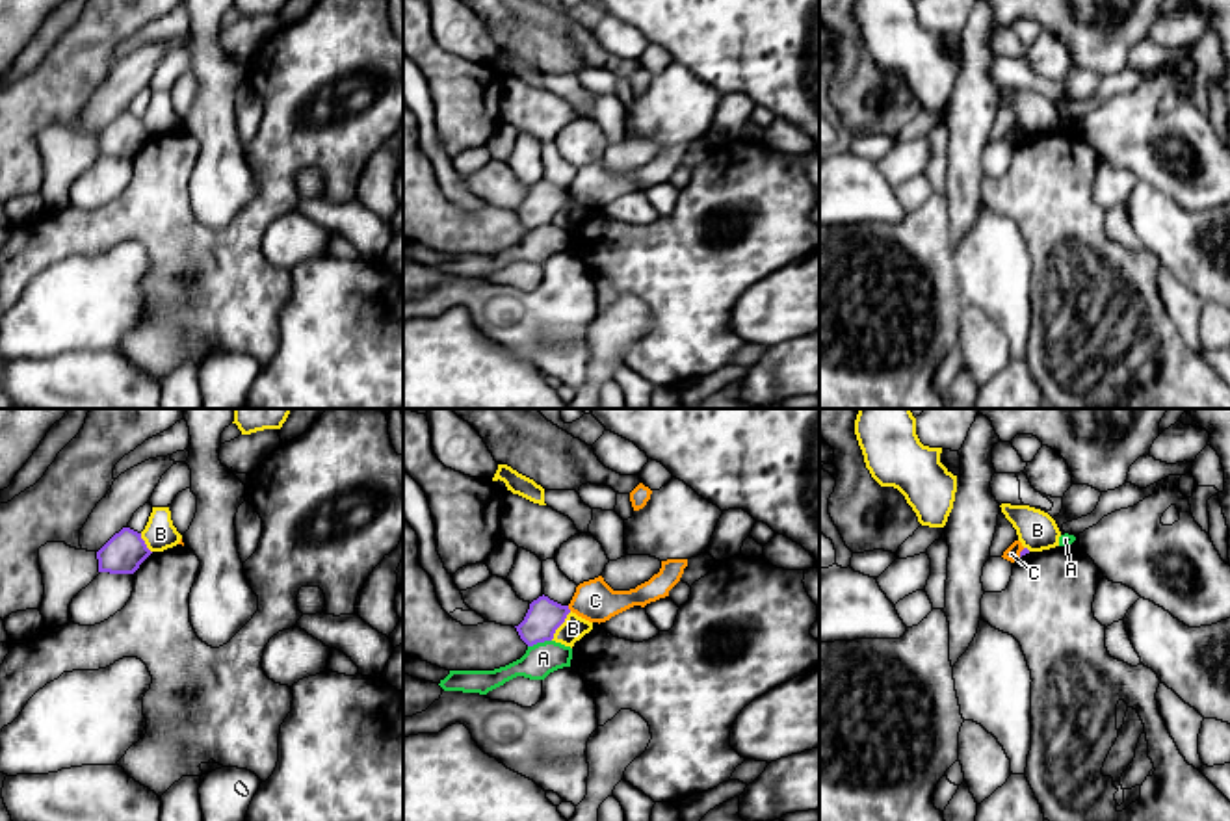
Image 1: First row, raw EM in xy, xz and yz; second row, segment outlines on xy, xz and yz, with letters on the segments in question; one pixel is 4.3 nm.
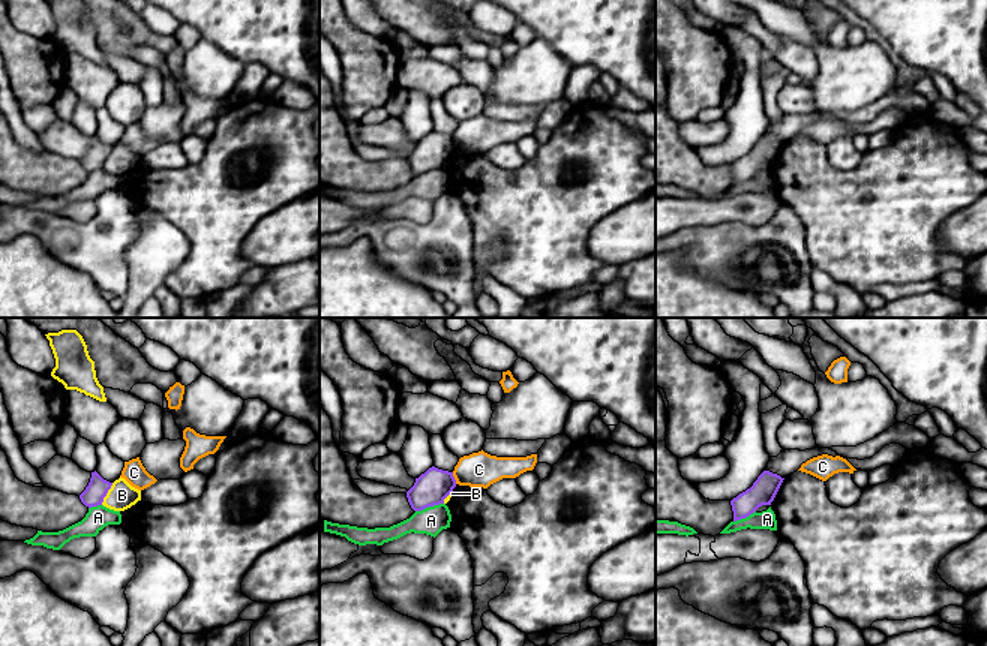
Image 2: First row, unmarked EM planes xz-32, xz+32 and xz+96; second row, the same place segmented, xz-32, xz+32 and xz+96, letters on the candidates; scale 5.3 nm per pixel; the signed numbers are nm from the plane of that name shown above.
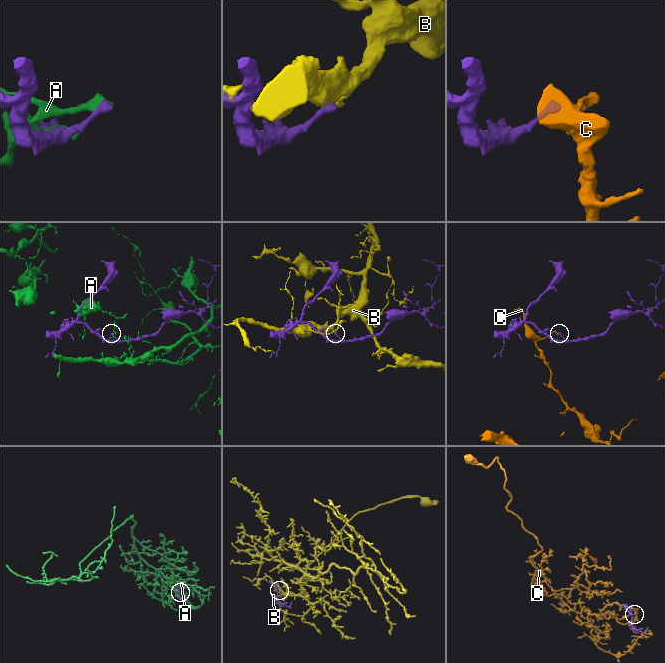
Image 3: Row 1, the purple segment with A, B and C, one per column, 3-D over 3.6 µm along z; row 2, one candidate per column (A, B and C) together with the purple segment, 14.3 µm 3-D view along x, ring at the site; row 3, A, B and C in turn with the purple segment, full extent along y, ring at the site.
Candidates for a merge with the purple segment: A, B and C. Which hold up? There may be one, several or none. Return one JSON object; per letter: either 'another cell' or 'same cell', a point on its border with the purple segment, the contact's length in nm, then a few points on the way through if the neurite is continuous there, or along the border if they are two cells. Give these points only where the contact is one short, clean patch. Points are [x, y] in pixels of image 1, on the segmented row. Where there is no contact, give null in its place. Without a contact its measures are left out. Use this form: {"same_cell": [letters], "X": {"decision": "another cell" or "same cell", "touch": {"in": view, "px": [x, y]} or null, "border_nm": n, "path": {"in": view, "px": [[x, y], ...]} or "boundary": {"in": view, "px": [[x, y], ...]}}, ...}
{"same_cell": [], "A": {"decision": "another cell", "touch": {"in": "xz", "px": [539, 641]}, "border_nm": 110}, "B": {"decision": "another cell", "touch": {"in": "xz", "px": [560, 625]}, "border_nm": 160}, "C": {"decision": "another cell", "touch": {"in": "xz", "px": [567, 608]}, "border_nm": 30, "boundary": {"in": "xz", "px": [[567, 606], [571, 610]]}}}

